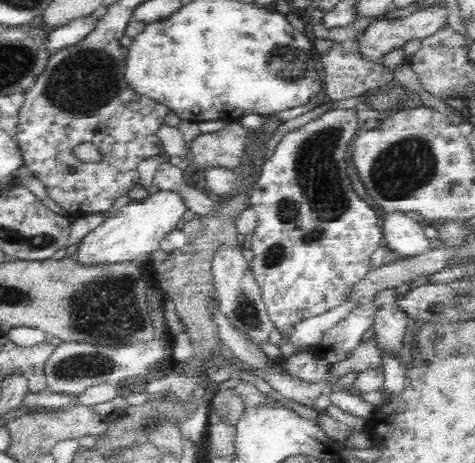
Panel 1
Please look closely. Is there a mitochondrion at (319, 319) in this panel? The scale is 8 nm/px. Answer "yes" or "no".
no

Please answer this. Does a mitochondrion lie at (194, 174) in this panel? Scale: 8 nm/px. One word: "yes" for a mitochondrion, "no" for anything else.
no

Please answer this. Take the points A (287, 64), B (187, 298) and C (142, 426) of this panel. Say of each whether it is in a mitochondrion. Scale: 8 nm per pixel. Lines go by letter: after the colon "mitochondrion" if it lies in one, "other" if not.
A: mitochondrion
B: other
C: mitochondrion

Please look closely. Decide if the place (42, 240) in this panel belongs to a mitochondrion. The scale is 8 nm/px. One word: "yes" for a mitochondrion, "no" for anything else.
yes

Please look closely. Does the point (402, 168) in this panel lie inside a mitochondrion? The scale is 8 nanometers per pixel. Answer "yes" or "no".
yes

